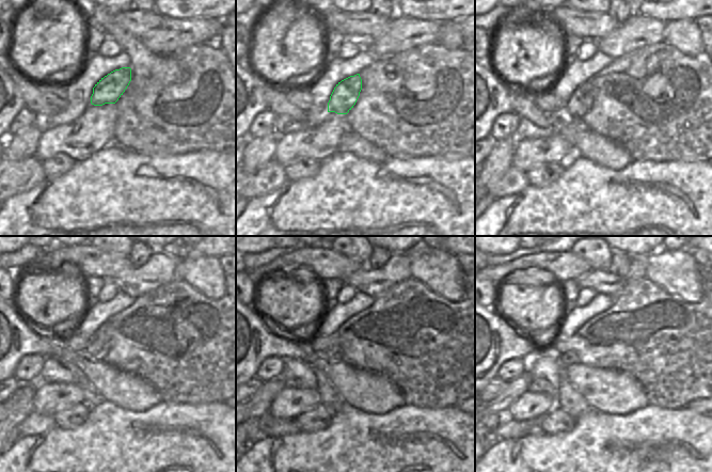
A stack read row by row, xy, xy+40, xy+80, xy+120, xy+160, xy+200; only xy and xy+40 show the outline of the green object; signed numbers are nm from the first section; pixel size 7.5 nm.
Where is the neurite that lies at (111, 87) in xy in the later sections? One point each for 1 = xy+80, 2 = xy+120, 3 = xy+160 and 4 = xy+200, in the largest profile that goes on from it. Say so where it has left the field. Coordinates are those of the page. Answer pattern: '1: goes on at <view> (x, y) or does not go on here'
1: goes on at xy+80 (581, 100)
2: goes on at xy+120 (98, 348)
3: goes on at xy+160 (334, 354)
4: goes on at xy+200 (569, 358)

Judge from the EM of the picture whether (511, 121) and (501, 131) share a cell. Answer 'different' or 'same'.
same

